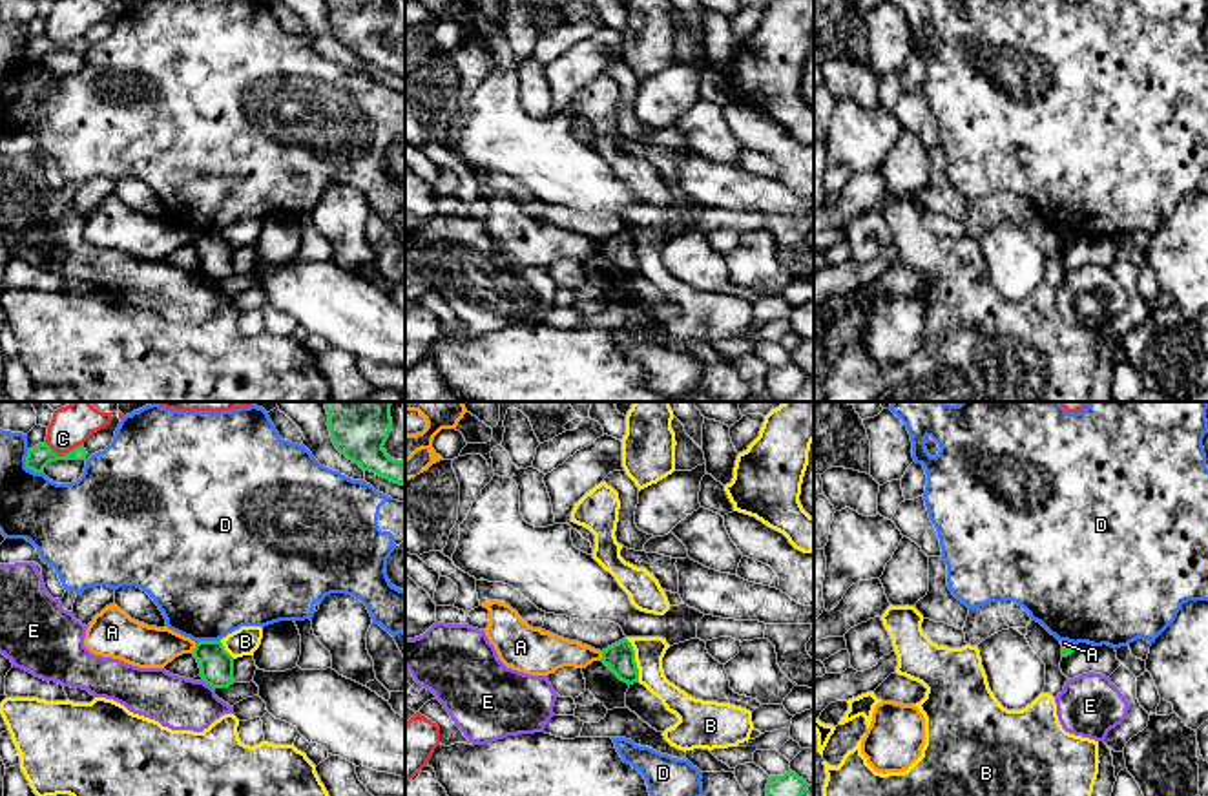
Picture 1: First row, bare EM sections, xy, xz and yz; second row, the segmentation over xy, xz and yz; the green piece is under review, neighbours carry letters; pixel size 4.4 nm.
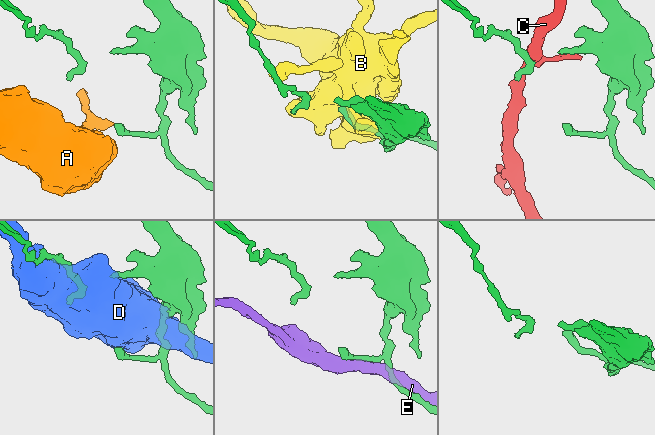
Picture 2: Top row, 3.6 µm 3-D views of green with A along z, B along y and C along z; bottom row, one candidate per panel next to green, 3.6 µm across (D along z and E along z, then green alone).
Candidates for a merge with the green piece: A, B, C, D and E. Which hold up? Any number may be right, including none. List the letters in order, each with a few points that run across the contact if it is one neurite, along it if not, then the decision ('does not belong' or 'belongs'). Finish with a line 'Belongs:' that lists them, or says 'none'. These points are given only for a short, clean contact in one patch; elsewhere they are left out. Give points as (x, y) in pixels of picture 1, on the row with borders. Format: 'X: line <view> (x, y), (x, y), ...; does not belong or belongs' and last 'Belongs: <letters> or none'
A: line xy (196, 643), (190, 652); does not belong
B: line xz (626, 638), (634, 650), (639, 681); does not belong
C: does not belong
D: does not belong
E: does not belong
Belongs: none

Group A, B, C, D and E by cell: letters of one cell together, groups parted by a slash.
A / B / C / D / E

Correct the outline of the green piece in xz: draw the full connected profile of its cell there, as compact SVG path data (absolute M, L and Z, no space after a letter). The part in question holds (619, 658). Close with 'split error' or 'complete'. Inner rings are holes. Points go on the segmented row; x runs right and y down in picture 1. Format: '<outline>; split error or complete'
M622 639L606 650L600 659L620 681L639 683L639 668L635 663L635 650L628 639Z; complete

